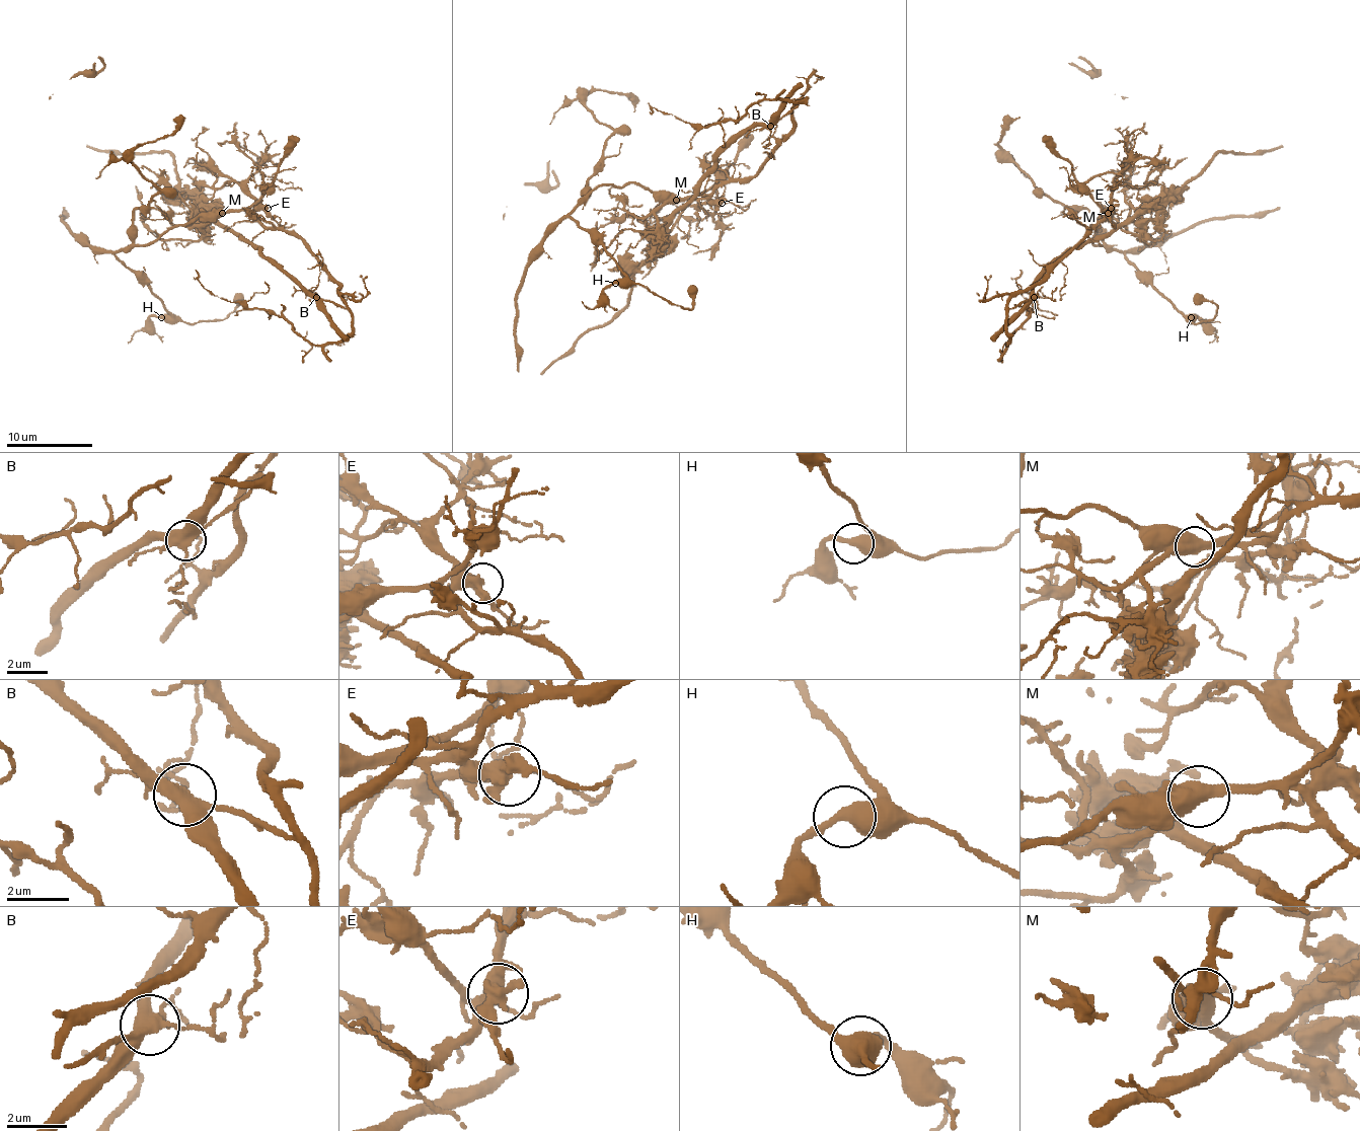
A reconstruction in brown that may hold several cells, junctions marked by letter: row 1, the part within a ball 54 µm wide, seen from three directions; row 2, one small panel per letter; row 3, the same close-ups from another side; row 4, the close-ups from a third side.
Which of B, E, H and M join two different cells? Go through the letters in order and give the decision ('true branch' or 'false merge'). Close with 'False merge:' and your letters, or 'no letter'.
B: false merge
E: true branch
H: true branch
M: false merge
False merge: B, M

